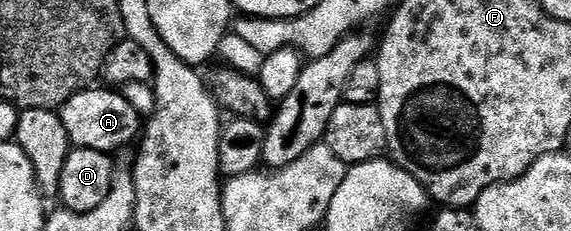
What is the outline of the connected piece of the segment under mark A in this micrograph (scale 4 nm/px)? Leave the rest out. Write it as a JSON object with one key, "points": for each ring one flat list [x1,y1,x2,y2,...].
{"points":[[110,86,98,87,83,88,81,92,68,98,68,102,62,104,60,115,74,148,114,154,117,153,117,148,132,143,134,139,135,143,139,139,144,128,144,116,132,102,128,102,128,98,122,96,121,91]]}

